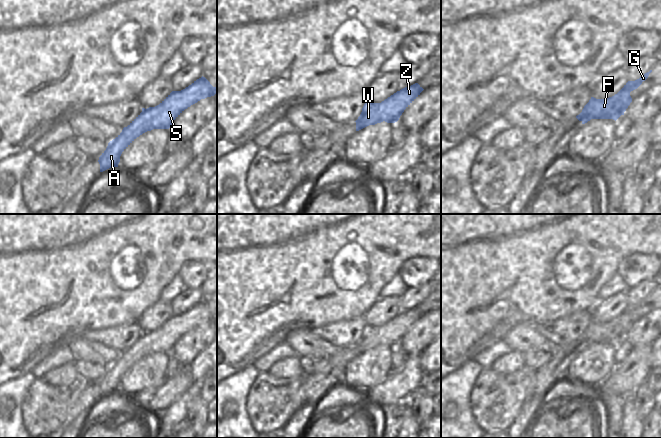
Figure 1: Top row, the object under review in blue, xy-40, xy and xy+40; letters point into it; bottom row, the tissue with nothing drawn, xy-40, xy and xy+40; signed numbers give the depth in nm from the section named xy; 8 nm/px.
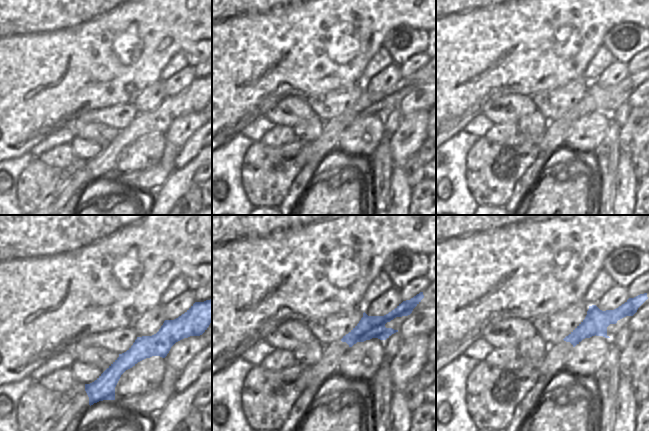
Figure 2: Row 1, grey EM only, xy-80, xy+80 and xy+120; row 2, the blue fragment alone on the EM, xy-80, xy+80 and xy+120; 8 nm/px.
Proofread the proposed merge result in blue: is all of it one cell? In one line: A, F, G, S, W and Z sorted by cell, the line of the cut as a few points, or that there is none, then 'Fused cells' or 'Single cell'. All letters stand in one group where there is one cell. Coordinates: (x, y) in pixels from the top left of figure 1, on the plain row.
Groups: A F S W Z / G. Split along xy+40 (588, 326), (588, 331), (581, 344). Fused cells

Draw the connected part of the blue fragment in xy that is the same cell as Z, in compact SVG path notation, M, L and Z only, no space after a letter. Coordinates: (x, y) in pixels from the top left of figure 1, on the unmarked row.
M415 307L397 315L381 327L365 325L362 336L355 345L356 355L383 345L387 347L397 346L404 334L423 314L424 313L418 307Z

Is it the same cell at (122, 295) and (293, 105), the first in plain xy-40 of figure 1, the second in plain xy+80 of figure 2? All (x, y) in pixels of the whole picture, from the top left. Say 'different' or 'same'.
different

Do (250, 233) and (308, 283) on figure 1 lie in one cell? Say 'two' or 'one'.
one

